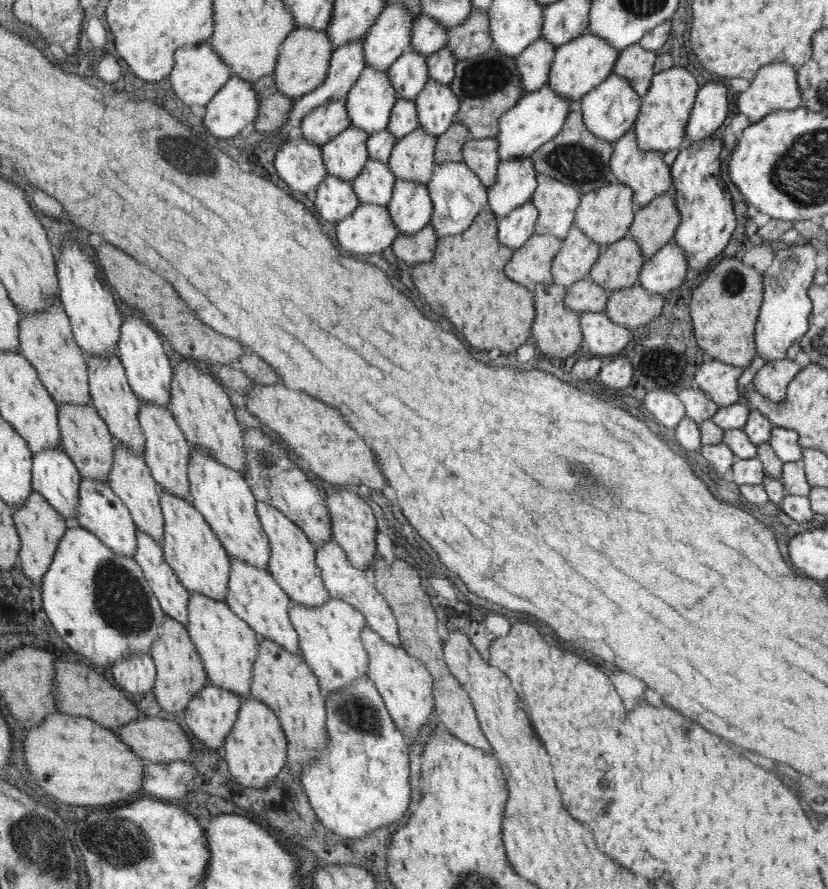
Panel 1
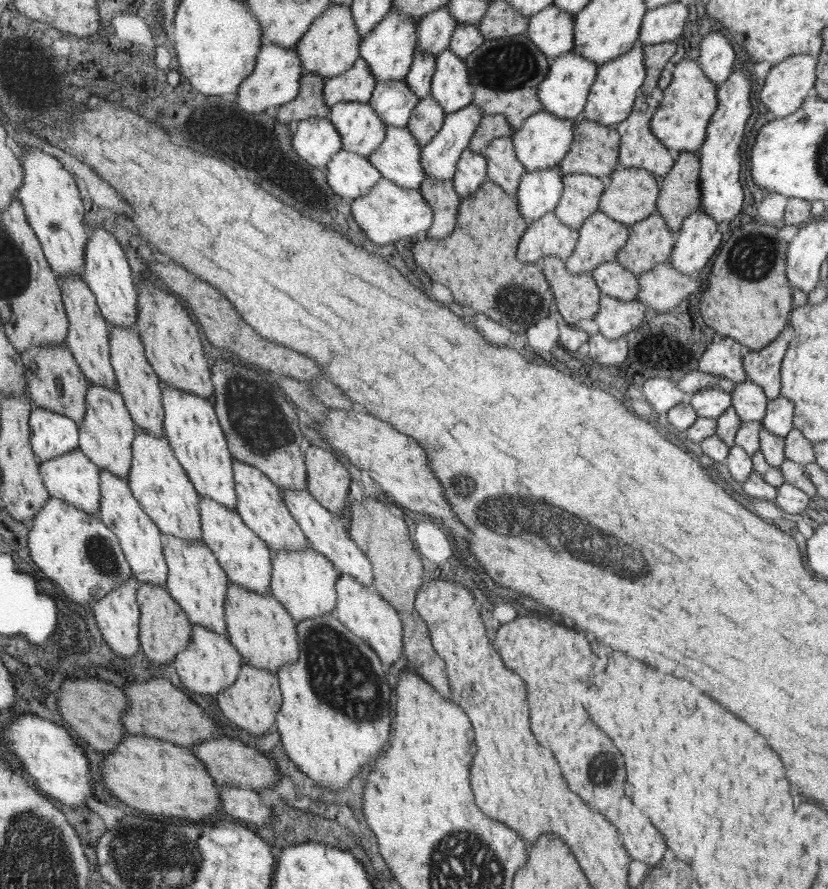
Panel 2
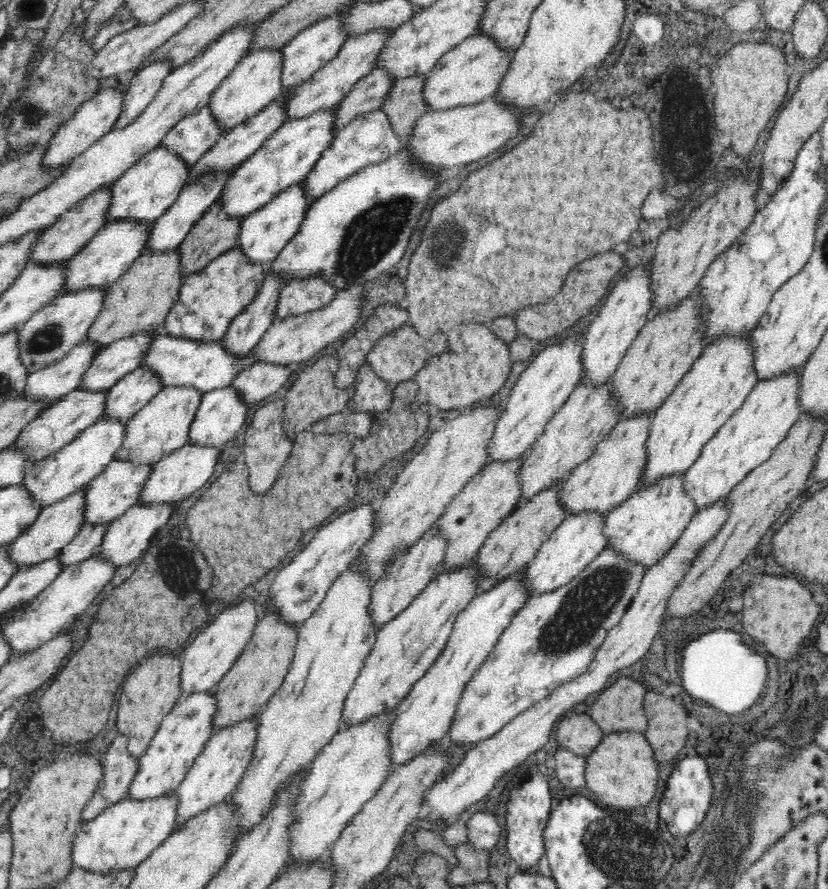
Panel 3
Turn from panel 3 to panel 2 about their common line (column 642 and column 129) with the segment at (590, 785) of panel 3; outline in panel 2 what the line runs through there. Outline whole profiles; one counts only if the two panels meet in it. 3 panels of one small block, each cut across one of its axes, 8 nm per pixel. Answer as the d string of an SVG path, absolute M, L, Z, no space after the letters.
M125 734L120 744L106 753L100 772L104 786L118 800L148 814L164 814L200 823L223 806L220 786L213 782L207 766L193 750L156 736Z

